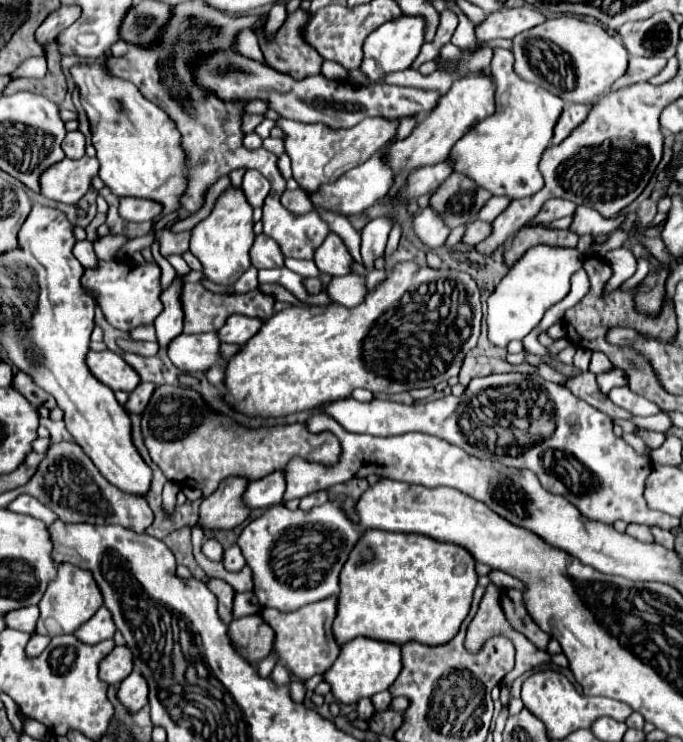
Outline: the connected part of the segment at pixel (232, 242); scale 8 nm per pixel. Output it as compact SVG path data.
M228 188L216 202L212 214L202 220L194 230L192 230L192 242L190 242L190 252L202 262L202 272L208 280L212 280L214 284L224 284L224 286L232 286L248 268L250 268L250 246L254 244L254 230L252 230L254 222L252 222L252 206L246 202L244 192L242 190L234 190Z

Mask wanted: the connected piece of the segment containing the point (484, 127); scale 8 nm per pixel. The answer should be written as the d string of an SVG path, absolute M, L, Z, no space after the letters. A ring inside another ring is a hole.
M494 50L490 72L496 84L496 112L462 136L454 144L450 158L454 160L456 172L470 176L478 186L492 192L492 196L524 198L536 194L544 186L538 162L550 144L552 130L566 104L562 98L542 90L542 86L518 78L514 72L514 54L510 54L510 50Z

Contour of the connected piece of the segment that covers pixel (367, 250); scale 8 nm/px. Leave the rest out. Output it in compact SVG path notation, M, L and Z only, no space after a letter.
M382 216L368 222L368 226L362 230L362 262L368 270L372 270L372 264L378 256L384 256L384 248L392 226L394 220L390 216Z

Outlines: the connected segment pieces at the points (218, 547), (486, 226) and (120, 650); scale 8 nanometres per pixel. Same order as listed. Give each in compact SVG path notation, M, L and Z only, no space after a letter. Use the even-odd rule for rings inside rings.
M208 538L208 540L204 540L204 544L202 544L202 554L204 554L208 560L212 560L212 562L222 562L222 558L224 558L224 548L222 548L222 544L220 544L216 538Z
M482 220L470 222L466 236L464 236L464 242L466 244L478 244L490 236L490 230L492 230L492 222L482 222Z
M114 646L114 650L100 662L100 678L108 684L122 682L132 672L132 652L128 646Z

